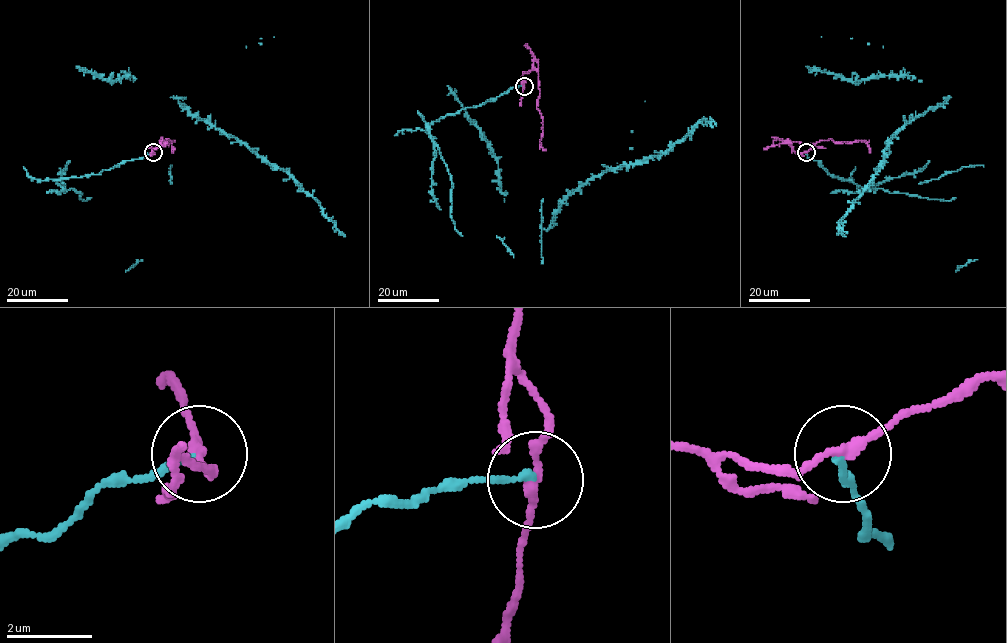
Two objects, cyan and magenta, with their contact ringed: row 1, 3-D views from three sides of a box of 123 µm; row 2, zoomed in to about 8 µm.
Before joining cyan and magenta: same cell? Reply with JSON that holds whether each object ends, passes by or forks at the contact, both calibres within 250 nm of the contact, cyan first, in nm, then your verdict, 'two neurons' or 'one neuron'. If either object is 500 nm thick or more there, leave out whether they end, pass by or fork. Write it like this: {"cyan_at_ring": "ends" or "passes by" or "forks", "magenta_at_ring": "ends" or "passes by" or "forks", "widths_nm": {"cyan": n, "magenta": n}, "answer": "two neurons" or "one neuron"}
{"cyan_at_ring": "ends", "magenta_at_ring": "passes by", "widths_nm": {"cyan": 140, "magenta": 200}, "answer": "two neurons"}

